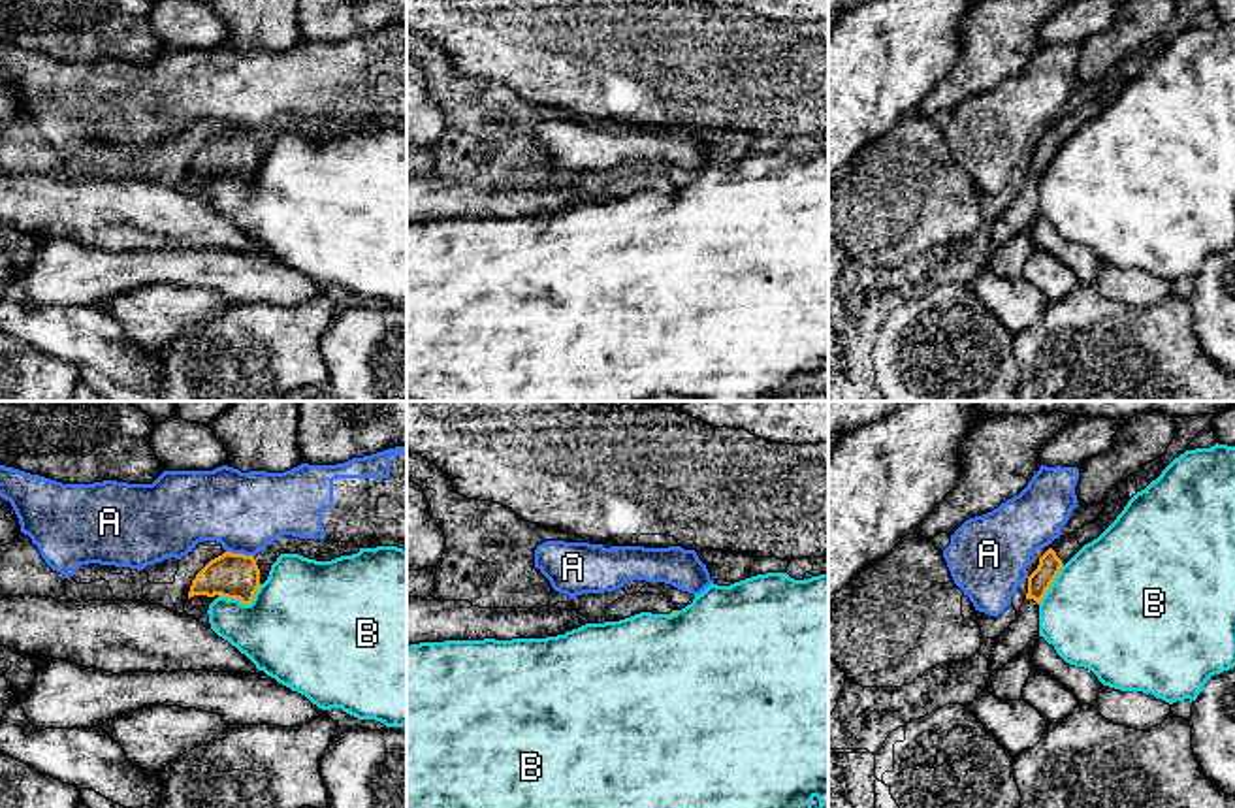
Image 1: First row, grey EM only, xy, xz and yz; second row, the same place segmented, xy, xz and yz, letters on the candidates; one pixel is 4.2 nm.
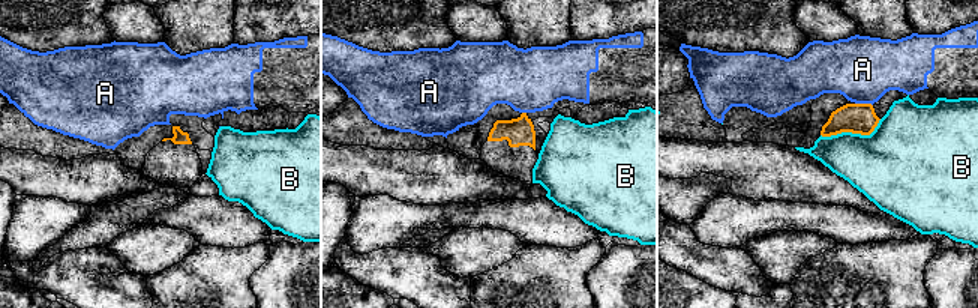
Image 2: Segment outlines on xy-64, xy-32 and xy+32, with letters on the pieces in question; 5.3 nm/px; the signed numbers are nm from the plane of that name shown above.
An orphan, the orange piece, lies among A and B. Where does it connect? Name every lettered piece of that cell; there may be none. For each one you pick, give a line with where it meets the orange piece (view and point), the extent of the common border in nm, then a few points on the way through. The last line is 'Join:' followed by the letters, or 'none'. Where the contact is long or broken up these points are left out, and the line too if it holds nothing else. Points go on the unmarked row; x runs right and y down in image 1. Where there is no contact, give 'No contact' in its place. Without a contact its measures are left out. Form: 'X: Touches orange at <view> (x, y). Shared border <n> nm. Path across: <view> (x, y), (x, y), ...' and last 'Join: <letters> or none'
Join: none

